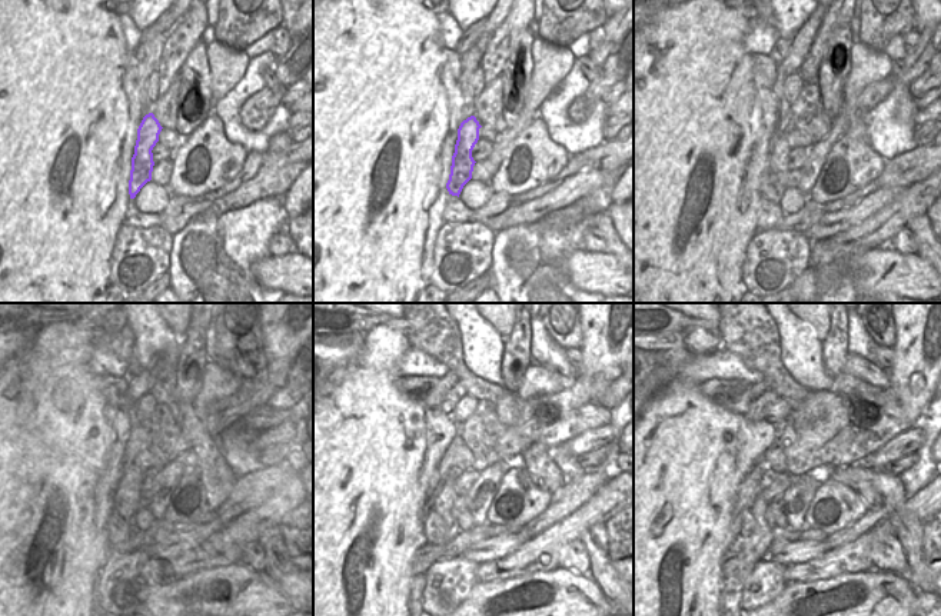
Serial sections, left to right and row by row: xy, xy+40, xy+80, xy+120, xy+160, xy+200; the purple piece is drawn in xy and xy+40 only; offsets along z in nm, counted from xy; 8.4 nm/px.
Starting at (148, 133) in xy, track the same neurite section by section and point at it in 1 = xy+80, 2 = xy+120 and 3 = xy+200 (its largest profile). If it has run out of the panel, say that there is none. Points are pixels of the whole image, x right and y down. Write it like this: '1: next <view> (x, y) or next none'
1: next xy+80 (774, 183)
2: next xy+120 (130, 506)
3: next xy+200 (761, 508)

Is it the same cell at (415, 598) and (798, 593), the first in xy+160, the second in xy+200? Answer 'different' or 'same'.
different

